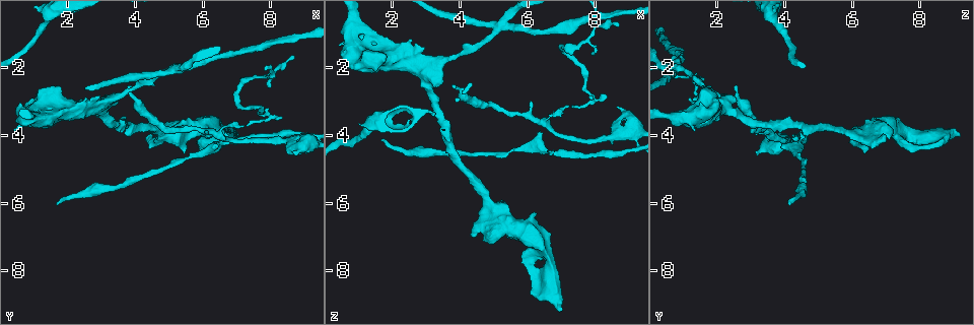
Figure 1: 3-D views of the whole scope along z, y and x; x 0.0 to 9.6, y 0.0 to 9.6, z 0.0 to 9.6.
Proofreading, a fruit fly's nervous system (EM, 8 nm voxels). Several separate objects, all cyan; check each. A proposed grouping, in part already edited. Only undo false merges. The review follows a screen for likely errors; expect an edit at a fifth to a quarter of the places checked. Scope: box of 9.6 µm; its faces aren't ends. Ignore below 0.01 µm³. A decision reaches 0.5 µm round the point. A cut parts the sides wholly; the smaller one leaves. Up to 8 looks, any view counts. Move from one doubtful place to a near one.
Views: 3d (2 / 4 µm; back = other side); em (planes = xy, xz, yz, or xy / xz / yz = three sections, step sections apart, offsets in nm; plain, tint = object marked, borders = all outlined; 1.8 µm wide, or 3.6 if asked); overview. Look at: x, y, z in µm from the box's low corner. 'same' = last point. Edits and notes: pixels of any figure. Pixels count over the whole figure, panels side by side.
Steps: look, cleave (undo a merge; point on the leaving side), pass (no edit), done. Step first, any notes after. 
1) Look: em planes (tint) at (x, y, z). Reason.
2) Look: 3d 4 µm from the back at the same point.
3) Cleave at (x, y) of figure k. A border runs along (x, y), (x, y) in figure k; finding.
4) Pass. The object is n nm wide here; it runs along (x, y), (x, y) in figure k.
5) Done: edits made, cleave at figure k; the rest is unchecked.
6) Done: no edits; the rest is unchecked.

Look: em yz step 16 (tint) at (5.15, 2.05, 0.90). Four arms meet.

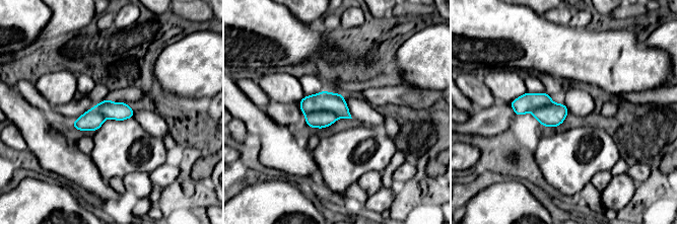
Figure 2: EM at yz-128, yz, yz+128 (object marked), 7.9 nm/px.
Cleave at (321, 120) of figure 2. The object is 150 nm wide here; a border runs along (304, 115), (332, 111), (338, 118) in figure 2; two cells meet here.

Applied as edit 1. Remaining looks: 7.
Look: overview.

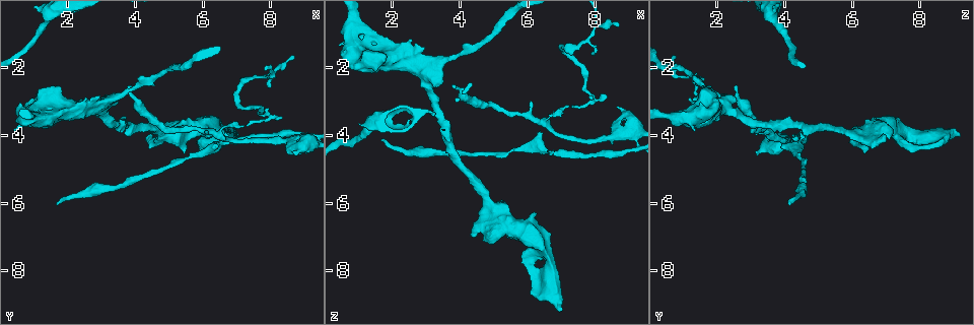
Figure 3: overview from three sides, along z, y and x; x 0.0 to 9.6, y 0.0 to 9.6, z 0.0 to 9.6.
Look: em planes (tint) at (2.80, 3.20, 2.05). Sudden change in width.

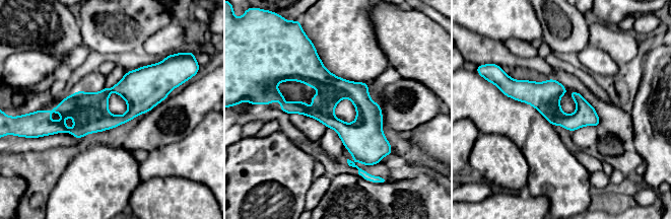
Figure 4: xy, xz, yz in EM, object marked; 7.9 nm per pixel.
Pass. The object is 200 nm wide here; it runs along (168, 86), (109, 90), (54, 129) in figure 4; continuous, no second cell.

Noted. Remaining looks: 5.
Done: edits made, cleave at figure 2; the rest is unchecked.

